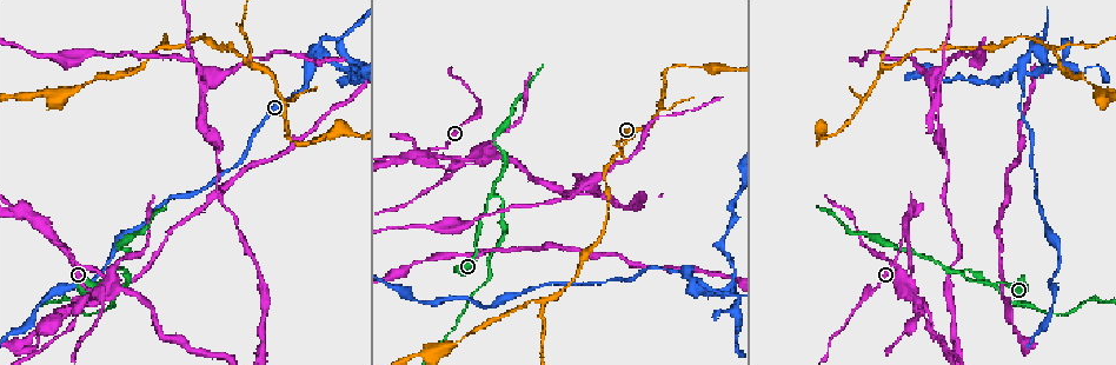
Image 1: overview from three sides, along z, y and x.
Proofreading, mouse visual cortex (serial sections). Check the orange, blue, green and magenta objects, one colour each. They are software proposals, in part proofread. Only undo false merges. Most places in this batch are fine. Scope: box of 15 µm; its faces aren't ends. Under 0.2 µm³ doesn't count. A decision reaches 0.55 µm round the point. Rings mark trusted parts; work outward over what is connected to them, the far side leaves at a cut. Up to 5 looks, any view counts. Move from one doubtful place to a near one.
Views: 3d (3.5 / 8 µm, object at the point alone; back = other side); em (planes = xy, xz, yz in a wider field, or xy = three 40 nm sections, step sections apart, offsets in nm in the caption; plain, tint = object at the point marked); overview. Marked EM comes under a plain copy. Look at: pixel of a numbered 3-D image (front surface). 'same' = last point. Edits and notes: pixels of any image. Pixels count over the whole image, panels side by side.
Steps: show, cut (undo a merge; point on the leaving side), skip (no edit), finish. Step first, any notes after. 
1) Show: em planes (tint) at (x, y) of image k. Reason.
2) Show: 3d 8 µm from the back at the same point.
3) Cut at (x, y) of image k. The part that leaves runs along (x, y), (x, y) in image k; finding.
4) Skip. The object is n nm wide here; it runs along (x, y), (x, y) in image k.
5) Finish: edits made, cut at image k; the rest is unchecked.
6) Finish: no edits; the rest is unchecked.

Show: 3d 8 µm at (167, 47) of image 1. Side arm on a straight run.

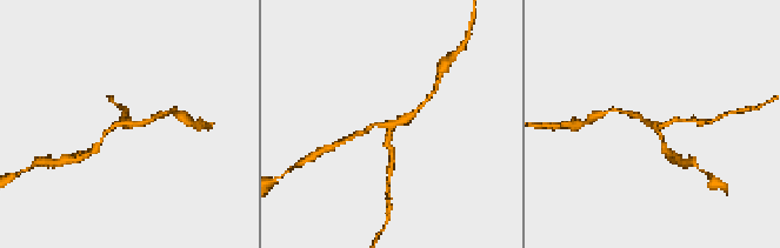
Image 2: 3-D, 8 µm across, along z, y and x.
Show: em xy step 3 (tint) at (394, 125) of image 2. 3 arms meet here; the arms are 150, 150, 150 nm wide; shape alone is not enough.

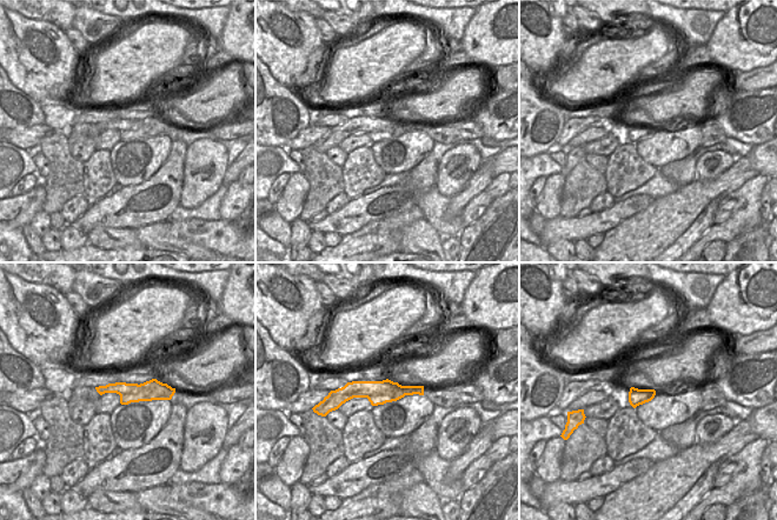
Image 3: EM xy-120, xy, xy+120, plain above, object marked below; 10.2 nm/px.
Cut at (95, 147) of image 2. The part that leaves runs along (128, 122), (111, 127), (94, 149) in image 2; two cells meet here.

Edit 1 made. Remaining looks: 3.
Show: 3d 3.5 µm at (317, 50) of image 1. Thick turns thin.

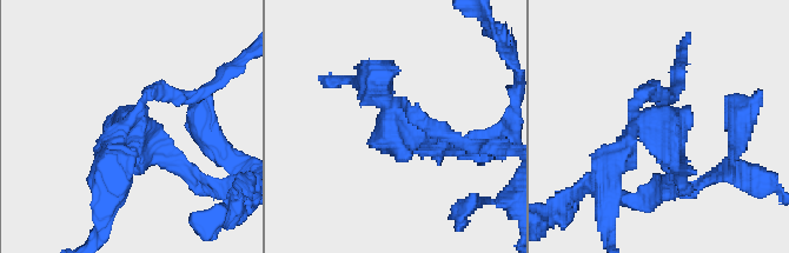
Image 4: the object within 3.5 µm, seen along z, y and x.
Show: em xy step 2 (tint) at (127, 123) of image 4. 3 arms meet here; the arms are 200, 200, 400 nm wide.

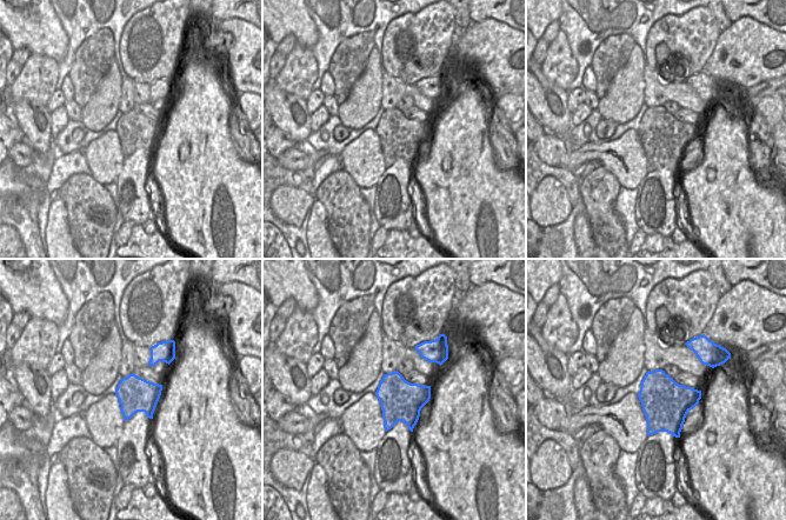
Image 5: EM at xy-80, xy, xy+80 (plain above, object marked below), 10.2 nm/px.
Cut at (677, 128) of image 4. The part that leaves runs along (641, 125), (671, 139), (683, 182) in image 4; two cells meet here.

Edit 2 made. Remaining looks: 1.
Finish: edits made, cut at image 2, cut at image 4; the rest is unchecked.

